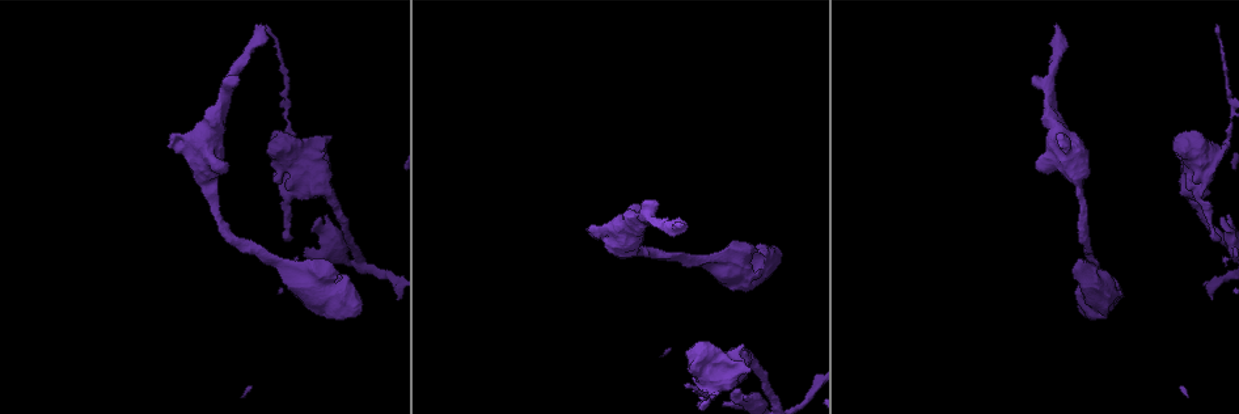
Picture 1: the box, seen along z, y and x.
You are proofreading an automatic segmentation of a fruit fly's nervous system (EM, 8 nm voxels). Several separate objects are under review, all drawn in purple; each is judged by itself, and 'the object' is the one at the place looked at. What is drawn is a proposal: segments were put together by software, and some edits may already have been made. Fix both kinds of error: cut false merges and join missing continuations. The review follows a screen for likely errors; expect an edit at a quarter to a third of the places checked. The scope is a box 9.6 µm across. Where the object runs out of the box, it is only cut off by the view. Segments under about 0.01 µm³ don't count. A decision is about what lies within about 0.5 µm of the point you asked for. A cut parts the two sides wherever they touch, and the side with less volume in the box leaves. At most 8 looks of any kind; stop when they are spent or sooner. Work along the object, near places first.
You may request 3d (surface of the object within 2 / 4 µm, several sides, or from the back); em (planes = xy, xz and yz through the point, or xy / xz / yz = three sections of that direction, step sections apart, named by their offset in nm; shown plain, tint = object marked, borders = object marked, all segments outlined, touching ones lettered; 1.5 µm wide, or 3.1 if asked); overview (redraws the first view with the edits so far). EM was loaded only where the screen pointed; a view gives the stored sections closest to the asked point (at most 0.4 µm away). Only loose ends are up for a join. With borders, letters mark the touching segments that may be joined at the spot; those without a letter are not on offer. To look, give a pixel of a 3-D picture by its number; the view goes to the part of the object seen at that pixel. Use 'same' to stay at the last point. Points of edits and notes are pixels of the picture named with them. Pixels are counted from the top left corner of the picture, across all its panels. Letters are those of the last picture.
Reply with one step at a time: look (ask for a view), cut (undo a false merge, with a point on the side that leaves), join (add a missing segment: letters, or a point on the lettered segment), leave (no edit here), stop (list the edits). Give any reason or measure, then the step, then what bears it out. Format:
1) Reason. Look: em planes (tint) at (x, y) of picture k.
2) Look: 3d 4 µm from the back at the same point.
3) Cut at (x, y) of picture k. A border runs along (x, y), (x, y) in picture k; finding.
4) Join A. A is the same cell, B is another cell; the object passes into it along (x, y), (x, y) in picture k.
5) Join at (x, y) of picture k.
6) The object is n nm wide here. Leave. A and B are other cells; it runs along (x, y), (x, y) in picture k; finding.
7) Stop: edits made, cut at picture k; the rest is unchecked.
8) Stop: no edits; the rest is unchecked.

Look: 3d 4 µm at (1206, 182) of picture 1.

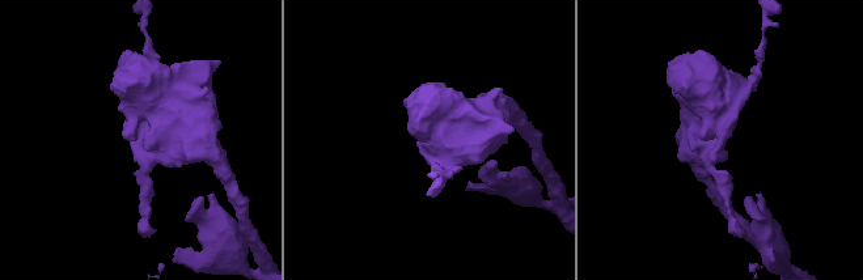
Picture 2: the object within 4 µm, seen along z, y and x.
Shape alone is not enough. Look: em xz step 4 (borders) at (131, 141) of picture 2.

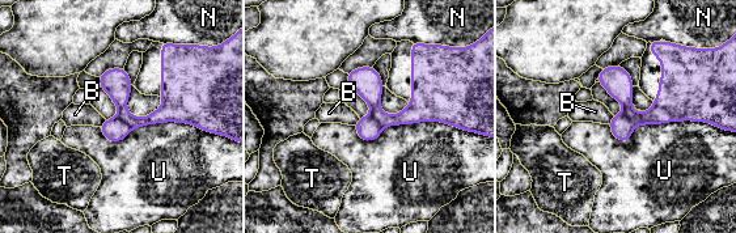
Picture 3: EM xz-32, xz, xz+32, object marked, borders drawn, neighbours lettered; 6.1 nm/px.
Cut at (114, 130) of picture 3. B, N, T and U are other cells; a border runs along (118, 115), (131, 128) in picture 3; two neurons meet here.

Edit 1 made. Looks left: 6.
Thick end. Look: 3d 2 µm at (780, 252) of picture 1.

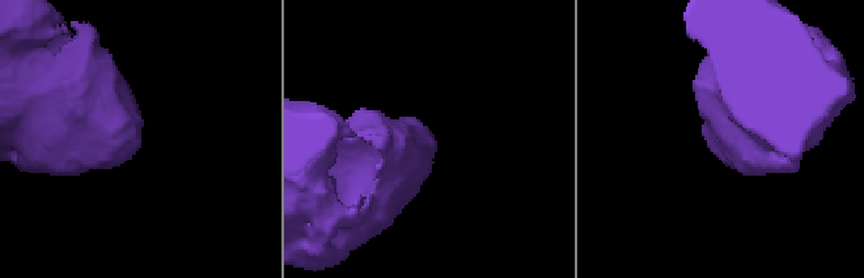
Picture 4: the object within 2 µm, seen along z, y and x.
Look: em planes (tint) at (431, 142) of picture 4.

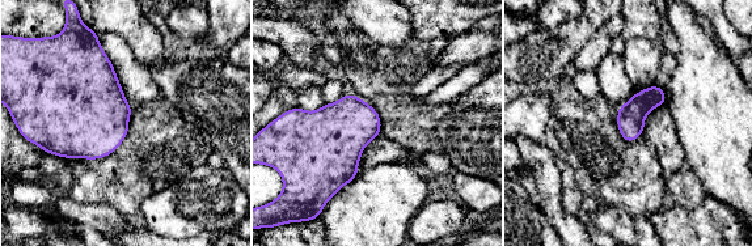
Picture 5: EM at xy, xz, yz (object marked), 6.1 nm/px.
See the neighbours. Look: em planes (borders) at the same point.

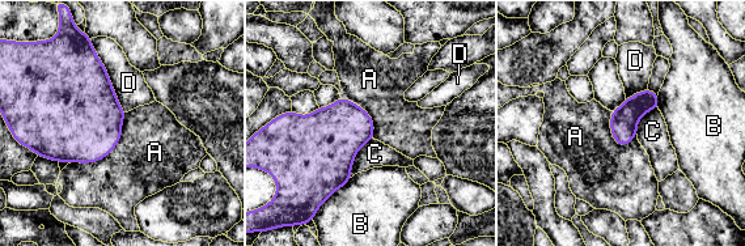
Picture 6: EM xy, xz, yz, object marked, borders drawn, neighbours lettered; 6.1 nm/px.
Leave. A, B, C and D are other cells; no lettered segment goes on from it.

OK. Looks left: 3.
Calibre changes. Look: em planes (tint) at (716, 263) of picture 1.

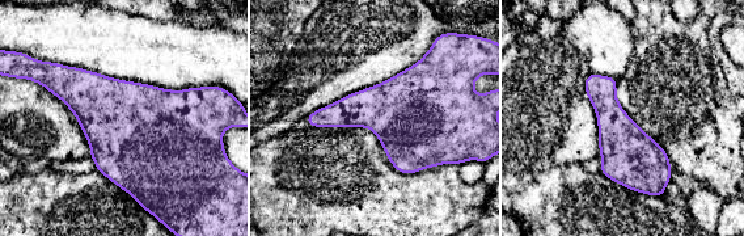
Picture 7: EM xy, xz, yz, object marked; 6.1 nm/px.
What lies round it. Look: em planes (borders) at the same point.

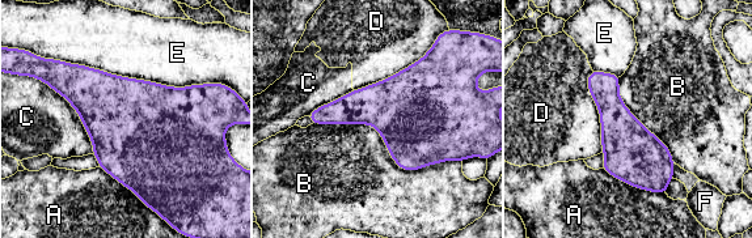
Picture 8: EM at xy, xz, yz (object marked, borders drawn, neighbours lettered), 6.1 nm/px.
Leave. A, B, C, D, E and F are other cells; a border runs along (98, 166), (126, 186), (174, 230) in picture 8; continuous, no second neuron.

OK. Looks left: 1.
Stop: edits made, cut at picture 3; the rest is unchecked.

